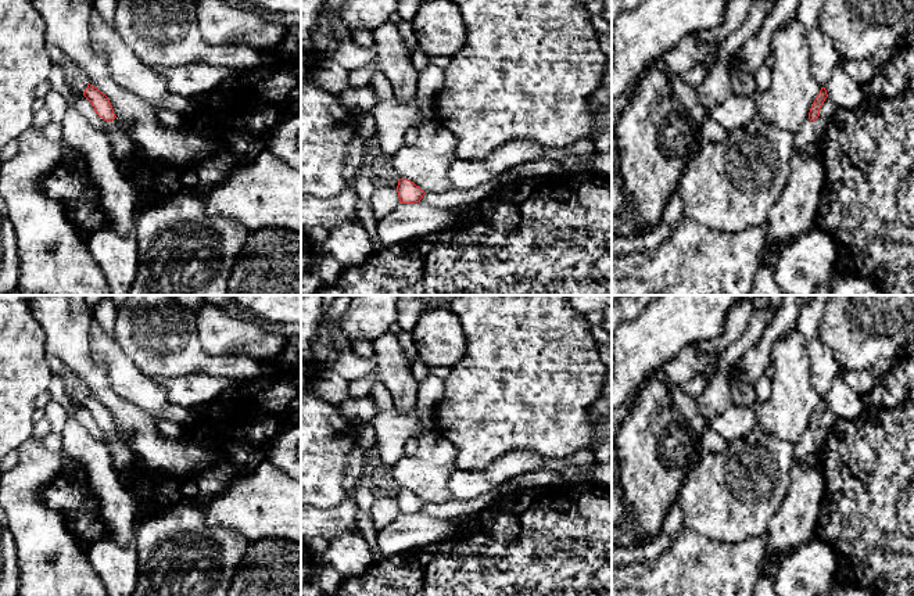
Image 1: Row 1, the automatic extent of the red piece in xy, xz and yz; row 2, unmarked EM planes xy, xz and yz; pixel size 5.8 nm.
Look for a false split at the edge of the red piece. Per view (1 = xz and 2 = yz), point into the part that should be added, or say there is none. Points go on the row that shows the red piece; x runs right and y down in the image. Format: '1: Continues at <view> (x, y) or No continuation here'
1: No continuation here
2: Continues at yz (806, 136)

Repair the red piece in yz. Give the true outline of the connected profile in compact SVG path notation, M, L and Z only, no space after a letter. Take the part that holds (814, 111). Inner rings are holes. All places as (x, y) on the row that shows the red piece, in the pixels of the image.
M821 87L810 108L809 118L803 122L803 125L799 128L799 132L793 137L793 147L796 152L809 148L813 143L817 141L818 136L814 132L813 123L820 116L820 108L827 97L828 94L825 87Z

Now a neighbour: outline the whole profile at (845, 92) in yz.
M836 65L825 86L828 97L838 108L854 109L864 101L864 89L843 69Z

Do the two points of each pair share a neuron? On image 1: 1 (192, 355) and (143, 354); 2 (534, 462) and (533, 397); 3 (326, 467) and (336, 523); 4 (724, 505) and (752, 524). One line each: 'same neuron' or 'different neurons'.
1: same neuron
2: different neurons
3: different neurons
4: same neuron

